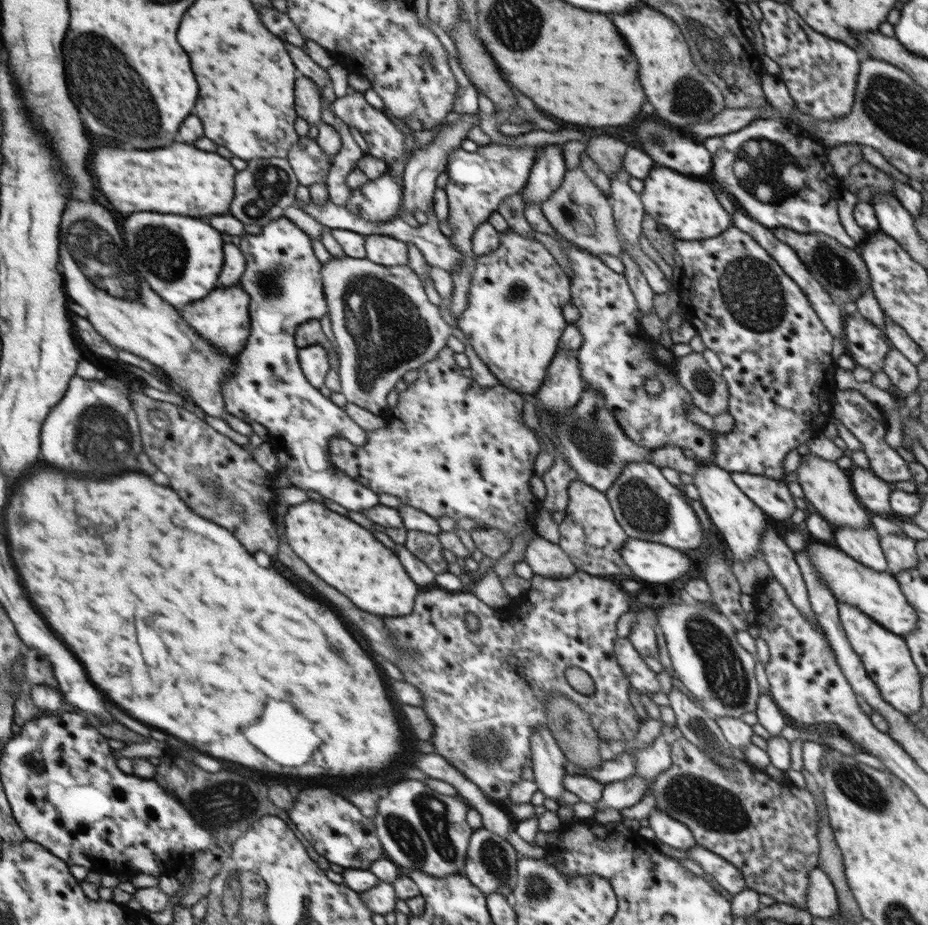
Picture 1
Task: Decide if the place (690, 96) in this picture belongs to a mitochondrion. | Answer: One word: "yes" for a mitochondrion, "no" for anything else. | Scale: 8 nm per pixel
yes

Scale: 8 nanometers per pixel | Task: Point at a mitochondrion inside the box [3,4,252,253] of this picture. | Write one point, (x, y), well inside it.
(100, 72)

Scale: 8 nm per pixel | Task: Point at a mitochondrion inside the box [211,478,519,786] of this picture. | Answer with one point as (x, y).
(488, 748)

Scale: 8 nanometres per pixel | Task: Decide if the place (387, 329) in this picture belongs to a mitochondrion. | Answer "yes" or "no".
yes

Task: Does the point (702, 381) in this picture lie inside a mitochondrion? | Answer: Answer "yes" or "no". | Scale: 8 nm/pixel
yes

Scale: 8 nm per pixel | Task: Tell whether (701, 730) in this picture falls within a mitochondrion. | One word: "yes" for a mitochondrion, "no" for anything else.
yes

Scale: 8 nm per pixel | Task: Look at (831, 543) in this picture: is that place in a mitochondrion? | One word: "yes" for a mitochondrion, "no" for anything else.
no

